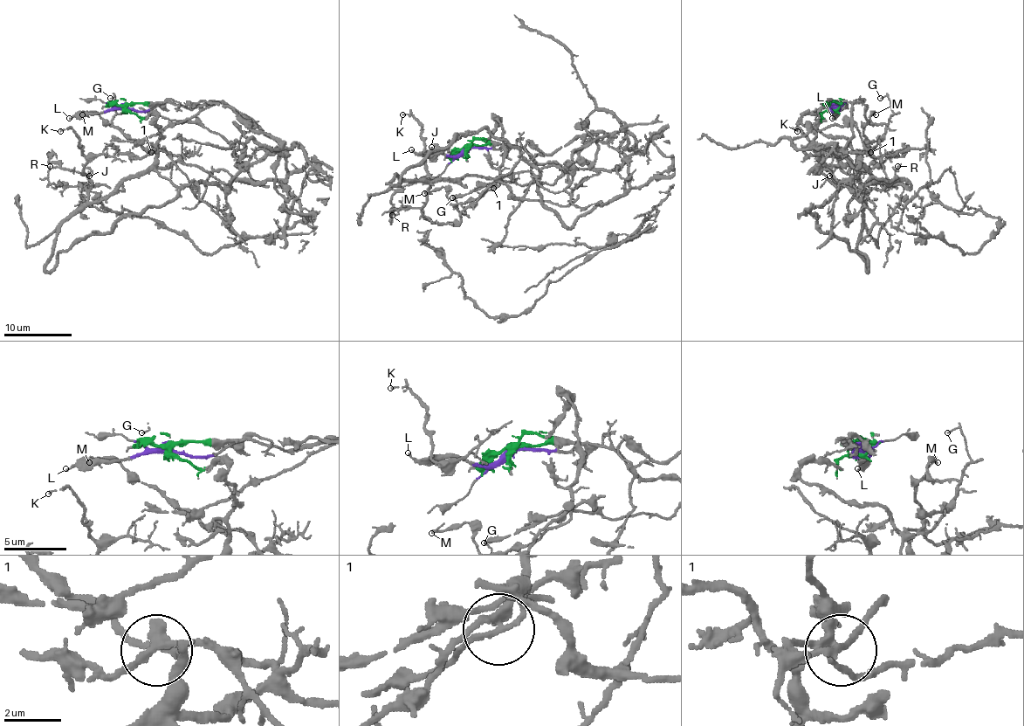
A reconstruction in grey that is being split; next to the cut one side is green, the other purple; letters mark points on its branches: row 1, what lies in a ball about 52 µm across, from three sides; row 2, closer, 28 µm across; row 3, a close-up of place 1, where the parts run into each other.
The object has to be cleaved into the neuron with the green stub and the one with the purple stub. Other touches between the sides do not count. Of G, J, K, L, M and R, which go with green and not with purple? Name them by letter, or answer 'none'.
G, J, K, M, R

